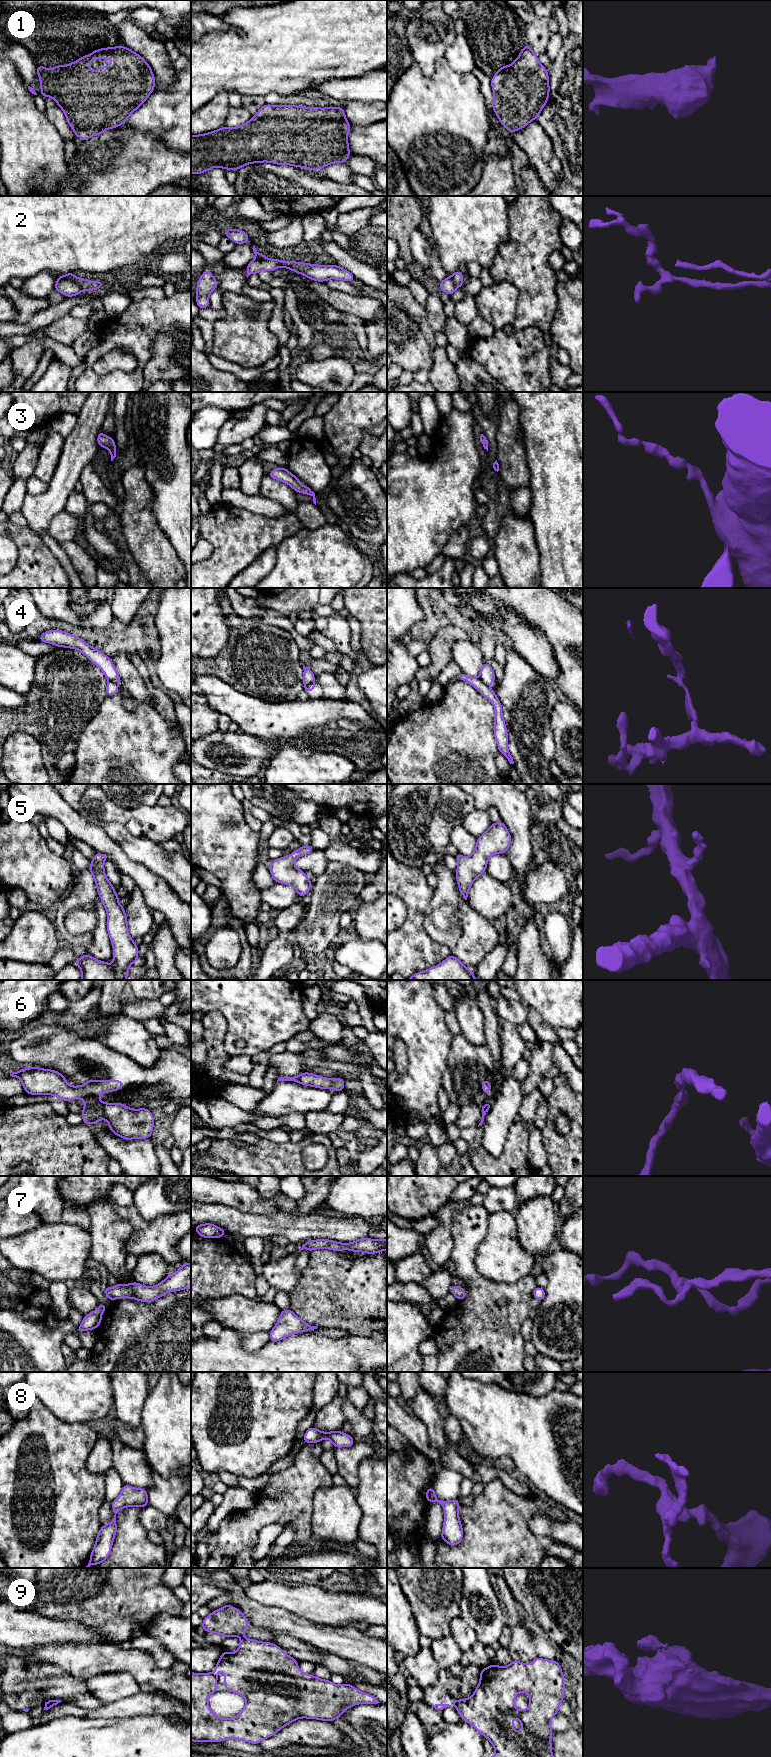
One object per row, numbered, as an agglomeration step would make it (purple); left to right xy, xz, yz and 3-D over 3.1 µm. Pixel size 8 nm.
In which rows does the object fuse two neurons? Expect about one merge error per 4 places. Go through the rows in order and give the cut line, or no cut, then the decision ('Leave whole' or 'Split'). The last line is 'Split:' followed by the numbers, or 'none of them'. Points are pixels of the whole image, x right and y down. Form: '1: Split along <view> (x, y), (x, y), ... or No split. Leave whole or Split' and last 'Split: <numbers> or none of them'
1: No split. Leave whole
2: Split along xy (57, 281), (70, 279), (81, 289). Split
3: No split. Leave whole
4: Split along yz (479, 677), (489, 686). Split
5: No split. Leave whole
6: Split along xy (102, 1103), (103, 1115). Split
7: No split. Leave whole
8: No split. Leave whole
9: Split along xz (243, 1636), (241, 1638). Split
Split: 2, 4, 6, 9

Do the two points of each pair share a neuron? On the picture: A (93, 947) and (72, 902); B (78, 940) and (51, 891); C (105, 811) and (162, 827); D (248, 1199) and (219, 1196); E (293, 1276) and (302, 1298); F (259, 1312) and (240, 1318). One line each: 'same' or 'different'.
A: same
B: different
C: same
D: same
E: different
F: same

